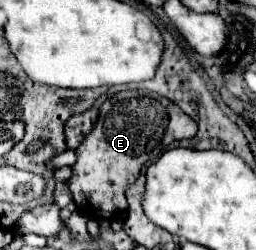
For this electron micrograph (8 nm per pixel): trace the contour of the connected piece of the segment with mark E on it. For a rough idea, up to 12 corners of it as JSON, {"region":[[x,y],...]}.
{"region":[[149,90],[117,92],[77,148],[69,190],[101,222],[153,156],[197,124]]}

